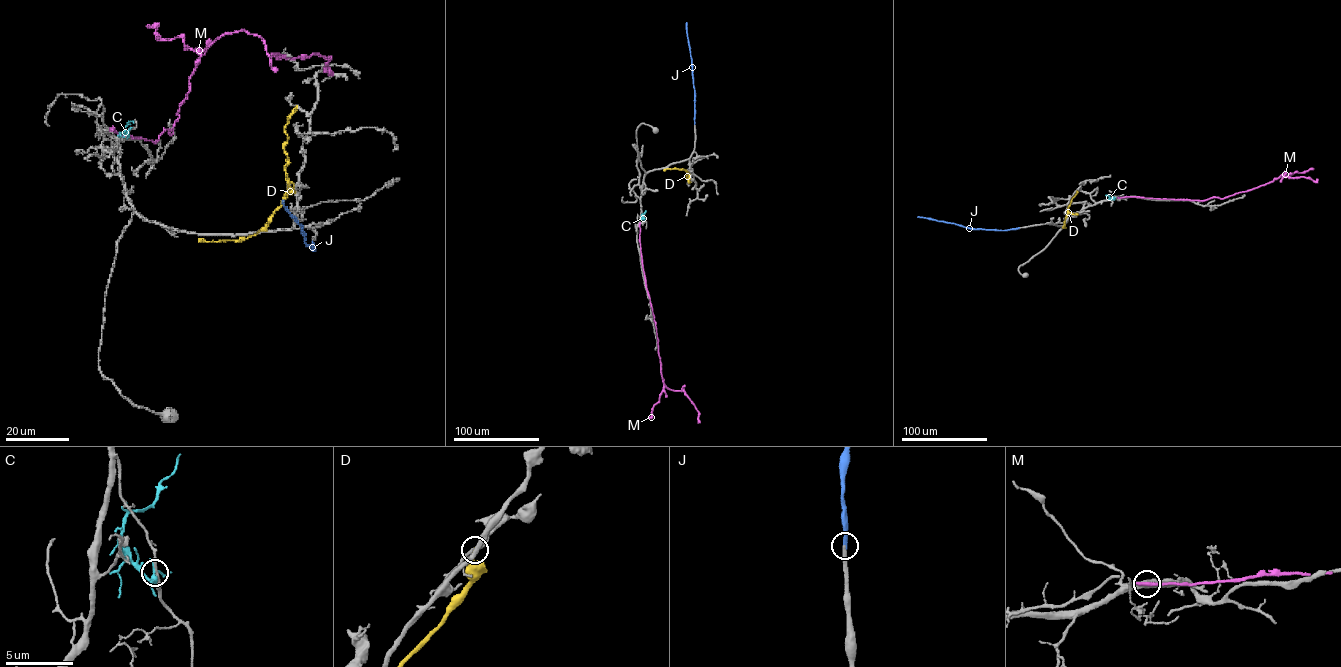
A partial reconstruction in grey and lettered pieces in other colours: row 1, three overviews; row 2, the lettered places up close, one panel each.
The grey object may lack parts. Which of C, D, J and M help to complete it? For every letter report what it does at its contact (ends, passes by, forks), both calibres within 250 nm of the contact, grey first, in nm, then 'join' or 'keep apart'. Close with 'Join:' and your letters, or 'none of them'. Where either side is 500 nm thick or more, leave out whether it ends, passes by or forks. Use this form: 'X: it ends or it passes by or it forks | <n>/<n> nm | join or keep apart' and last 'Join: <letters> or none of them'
C: it forks | 220/280 nm | keep apart
D: it ends | 200/300 nm | keep apart
J: it ends | 240/300 nm | join
M: it ends | 380/320 nm | keep apart
Join: J

